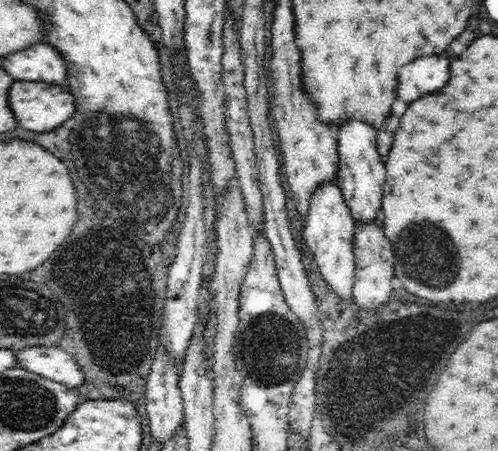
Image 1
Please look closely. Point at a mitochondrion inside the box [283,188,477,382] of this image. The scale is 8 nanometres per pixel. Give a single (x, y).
(417, 244)

